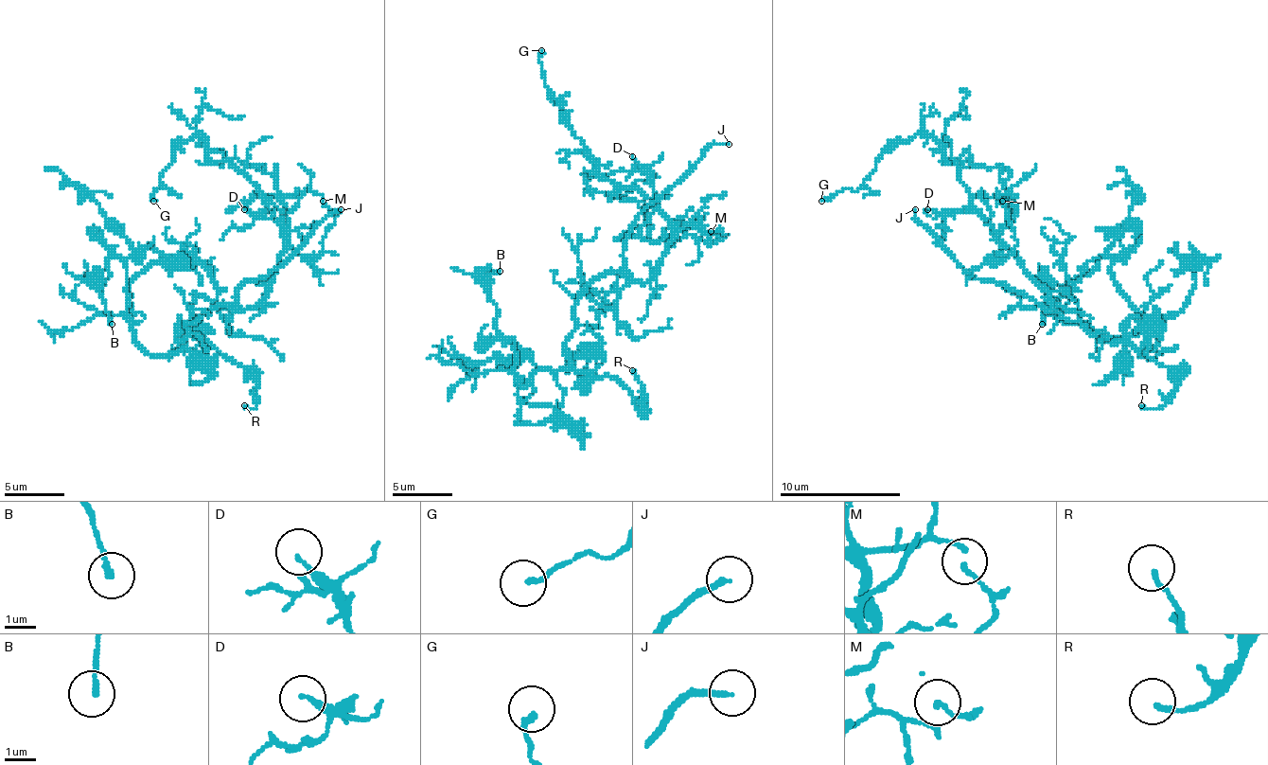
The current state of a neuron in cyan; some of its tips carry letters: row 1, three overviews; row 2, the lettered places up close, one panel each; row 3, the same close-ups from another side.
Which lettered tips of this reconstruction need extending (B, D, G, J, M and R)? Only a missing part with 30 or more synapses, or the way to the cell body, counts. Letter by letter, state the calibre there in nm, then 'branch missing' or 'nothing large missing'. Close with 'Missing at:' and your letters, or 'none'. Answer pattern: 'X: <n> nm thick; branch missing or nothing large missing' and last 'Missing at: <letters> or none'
B: 180 nm thick; nothing large missing
D: 130 nm thick; nothing large missing
G: 150 nm thick; nothing large missing
J: 190 nm thick; branch missing
M: 80 nm thick; nothing large missing
R: 150 nm thick; nothing large missing
Missing at: J

